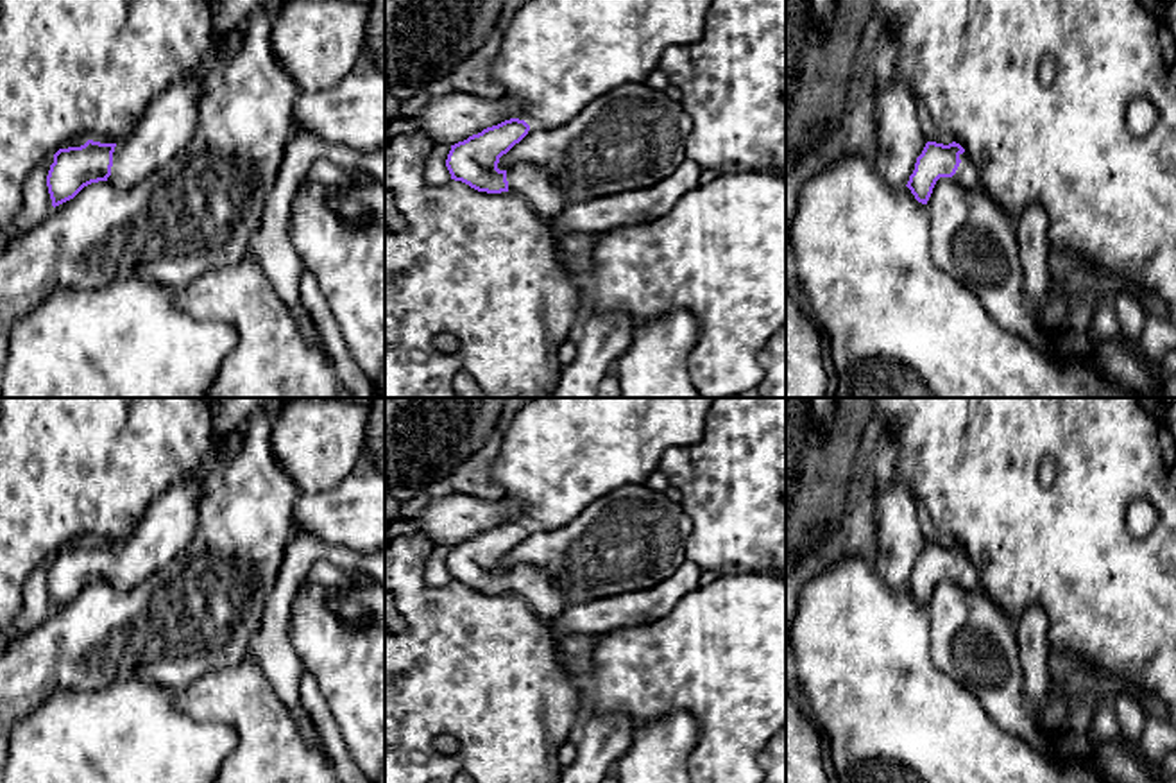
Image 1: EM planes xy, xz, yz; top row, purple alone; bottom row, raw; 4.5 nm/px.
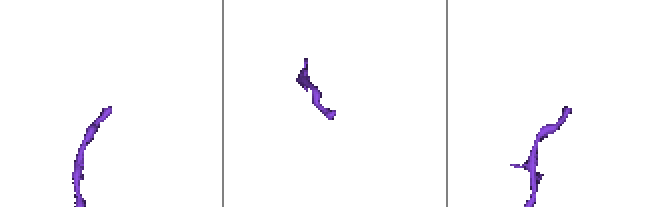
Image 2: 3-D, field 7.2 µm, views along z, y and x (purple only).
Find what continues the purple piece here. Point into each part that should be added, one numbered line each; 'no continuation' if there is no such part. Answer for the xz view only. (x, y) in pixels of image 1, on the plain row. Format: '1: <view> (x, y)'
1: xz (539, 592)

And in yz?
1: yz (967, 576)

